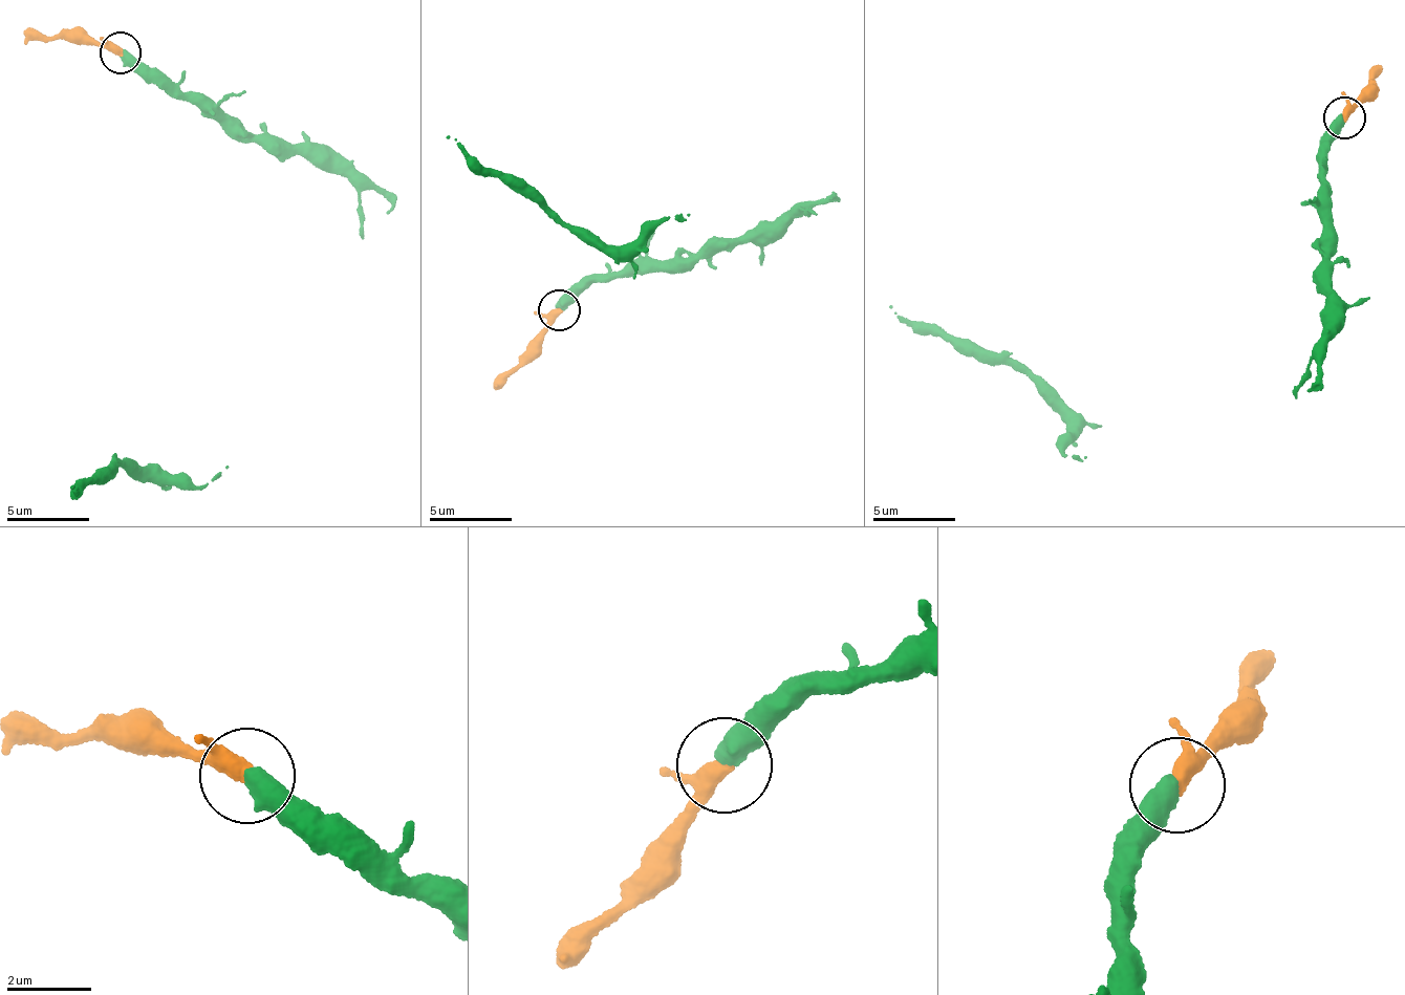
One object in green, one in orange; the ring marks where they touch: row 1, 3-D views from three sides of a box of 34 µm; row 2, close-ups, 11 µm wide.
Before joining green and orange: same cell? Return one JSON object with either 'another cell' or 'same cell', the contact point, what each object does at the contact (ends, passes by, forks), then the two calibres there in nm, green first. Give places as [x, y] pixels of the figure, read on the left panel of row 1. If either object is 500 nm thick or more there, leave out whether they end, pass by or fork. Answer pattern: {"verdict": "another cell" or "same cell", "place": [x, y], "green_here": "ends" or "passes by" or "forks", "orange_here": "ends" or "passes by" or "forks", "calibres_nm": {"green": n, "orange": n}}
{"verdict": "same cell", "place": [120, 52], "calibres_nm": {"green": 550, "orange": 320}}

